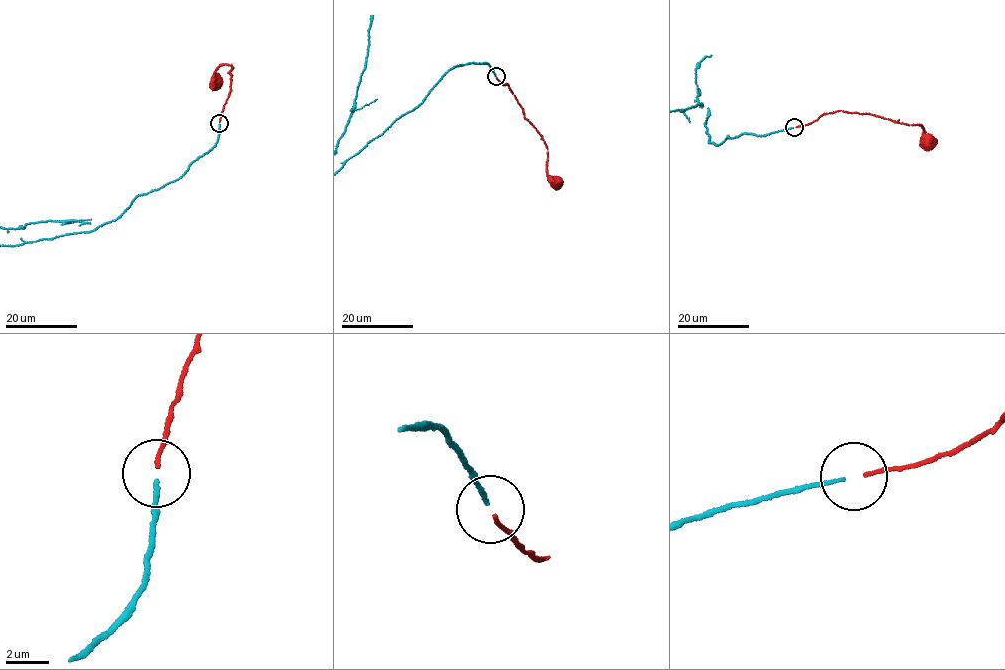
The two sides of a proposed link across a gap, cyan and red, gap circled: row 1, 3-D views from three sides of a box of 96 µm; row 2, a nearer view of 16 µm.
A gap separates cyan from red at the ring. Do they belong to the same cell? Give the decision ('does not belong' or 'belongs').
belongs

